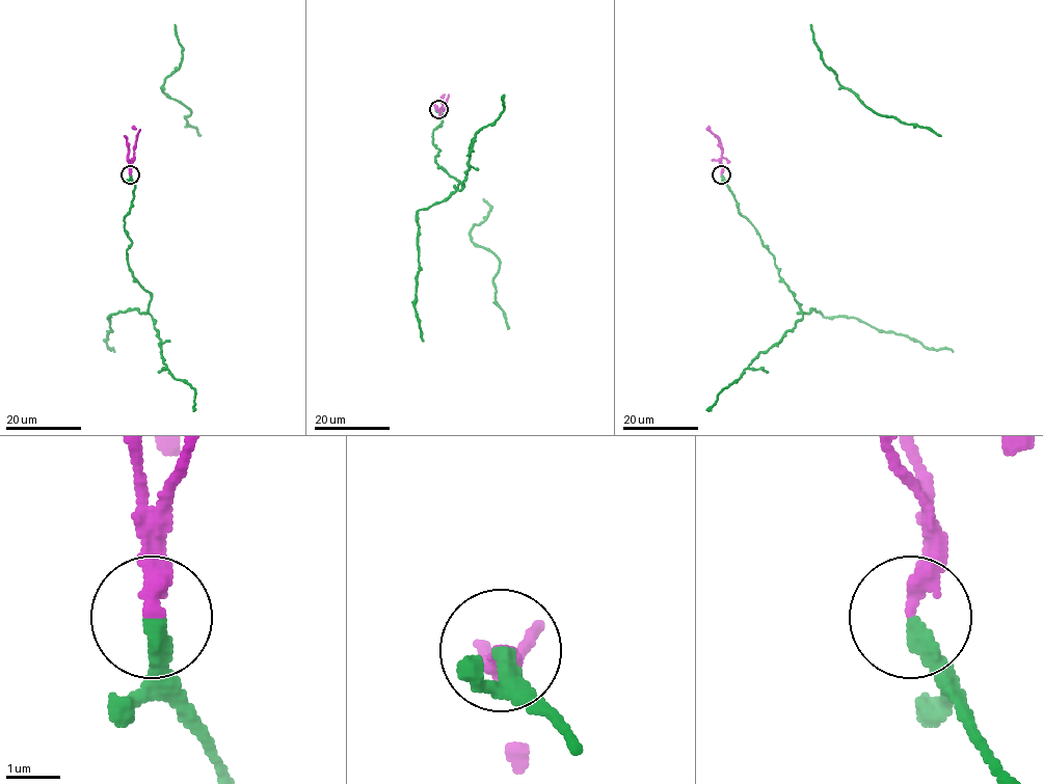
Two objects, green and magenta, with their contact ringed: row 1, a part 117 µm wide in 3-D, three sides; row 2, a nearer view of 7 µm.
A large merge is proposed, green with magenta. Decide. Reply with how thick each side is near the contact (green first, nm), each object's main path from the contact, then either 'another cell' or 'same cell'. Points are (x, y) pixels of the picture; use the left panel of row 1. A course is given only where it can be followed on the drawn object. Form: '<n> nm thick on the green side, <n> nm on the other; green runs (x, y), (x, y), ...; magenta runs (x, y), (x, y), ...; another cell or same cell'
360 nm thick on the green side, 320 nm on the other; green runs (130, 173), (127, 264), (151, 299), (143, 313), (108, 317), (106, 341), (115, 352); magenta runs (130, 173), (139, 129), (132, 127); another cell

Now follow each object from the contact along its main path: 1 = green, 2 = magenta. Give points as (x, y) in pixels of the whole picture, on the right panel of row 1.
1: (721, 173), (739, 212), (772, 254), (779, 276), (805, 313), (812, 308), (824, 317), (855, 317), (953, 352)
2: (721, 173), (720, 139), (706, 129), (710, 127)

